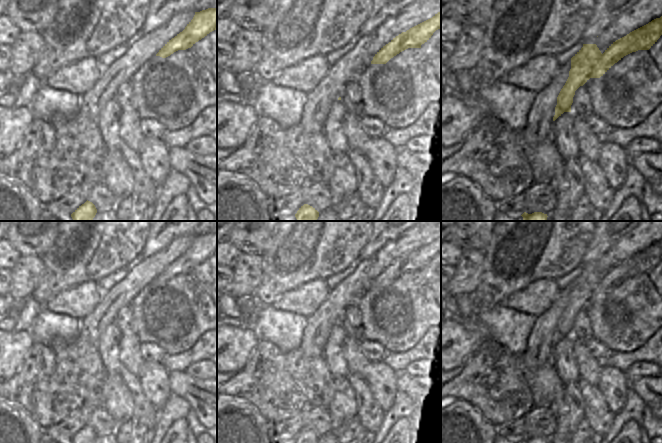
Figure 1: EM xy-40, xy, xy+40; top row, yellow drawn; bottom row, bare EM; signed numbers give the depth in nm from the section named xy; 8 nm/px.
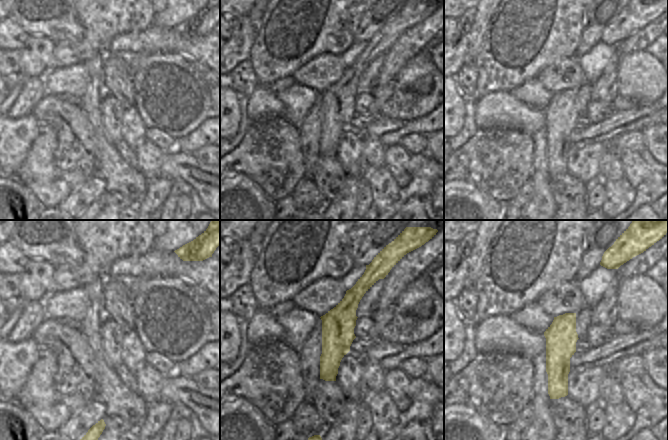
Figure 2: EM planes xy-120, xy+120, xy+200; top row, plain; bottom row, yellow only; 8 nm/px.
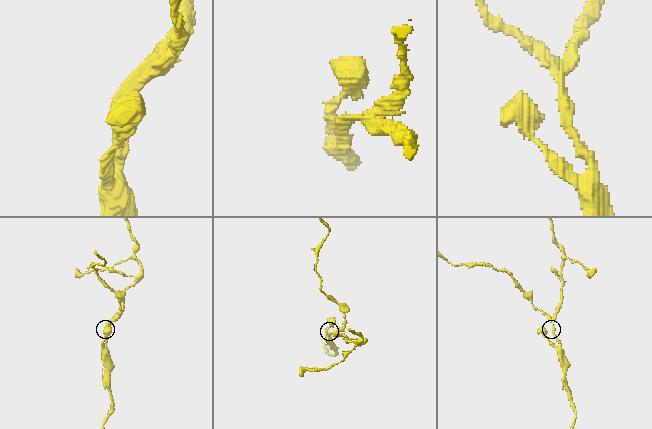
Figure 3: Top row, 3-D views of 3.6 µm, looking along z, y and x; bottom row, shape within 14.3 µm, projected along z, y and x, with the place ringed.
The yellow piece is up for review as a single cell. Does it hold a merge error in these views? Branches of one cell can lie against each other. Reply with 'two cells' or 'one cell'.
two cells

